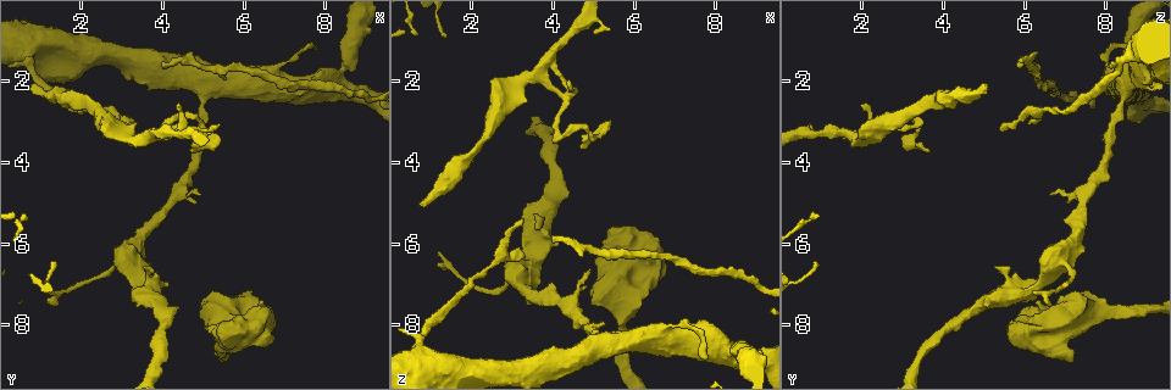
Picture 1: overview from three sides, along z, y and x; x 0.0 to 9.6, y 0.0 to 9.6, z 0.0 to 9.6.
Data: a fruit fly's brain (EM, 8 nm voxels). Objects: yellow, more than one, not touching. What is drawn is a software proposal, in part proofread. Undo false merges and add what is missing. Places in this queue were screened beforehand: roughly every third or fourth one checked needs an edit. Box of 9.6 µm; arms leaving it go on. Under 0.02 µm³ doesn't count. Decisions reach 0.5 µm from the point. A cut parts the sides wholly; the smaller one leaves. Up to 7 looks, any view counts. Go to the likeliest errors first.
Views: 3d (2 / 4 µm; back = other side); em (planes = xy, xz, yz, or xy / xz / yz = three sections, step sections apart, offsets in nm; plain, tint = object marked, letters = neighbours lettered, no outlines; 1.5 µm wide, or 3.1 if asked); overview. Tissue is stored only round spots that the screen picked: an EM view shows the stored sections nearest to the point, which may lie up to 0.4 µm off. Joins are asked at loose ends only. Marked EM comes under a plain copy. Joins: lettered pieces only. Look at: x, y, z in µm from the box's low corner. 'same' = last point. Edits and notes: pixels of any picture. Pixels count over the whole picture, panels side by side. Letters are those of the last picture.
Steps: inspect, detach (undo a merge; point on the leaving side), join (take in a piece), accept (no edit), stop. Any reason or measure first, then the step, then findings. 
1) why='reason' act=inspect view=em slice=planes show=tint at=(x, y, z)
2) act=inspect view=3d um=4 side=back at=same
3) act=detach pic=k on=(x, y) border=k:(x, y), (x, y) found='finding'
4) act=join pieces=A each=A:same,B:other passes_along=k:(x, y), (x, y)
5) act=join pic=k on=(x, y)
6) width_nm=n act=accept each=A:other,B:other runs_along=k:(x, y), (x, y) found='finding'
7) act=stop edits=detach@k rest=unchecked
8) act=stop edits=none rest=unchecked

why='free end' act=inspect view=em slice=xy step=8 show=letters at=(5.45, 3.10, 0.70)

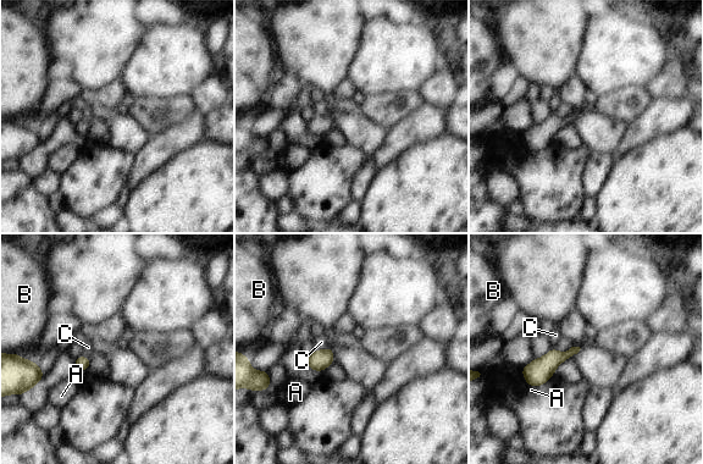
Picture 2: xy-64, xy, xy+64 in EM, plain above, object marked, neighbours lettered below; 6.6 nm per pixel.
act=inspect view=em slice=planes show=letters at=same

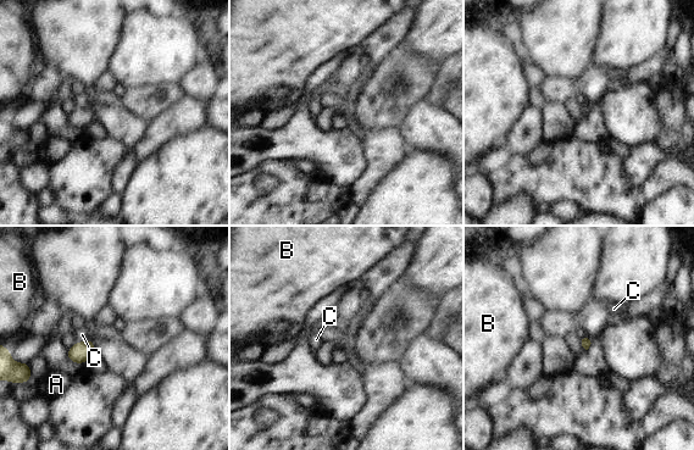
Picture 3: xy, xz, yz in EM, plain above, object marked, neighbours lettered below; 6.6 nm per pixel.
act=accept each=A:other,B:other,C:other border=3:(88, 338), (83, 342), (76, 342) found='none of them fits'

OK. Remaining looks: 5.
why='long arm stops here' act=inspect view=3d um=2 at=(0.75, 2.20, 5.00)

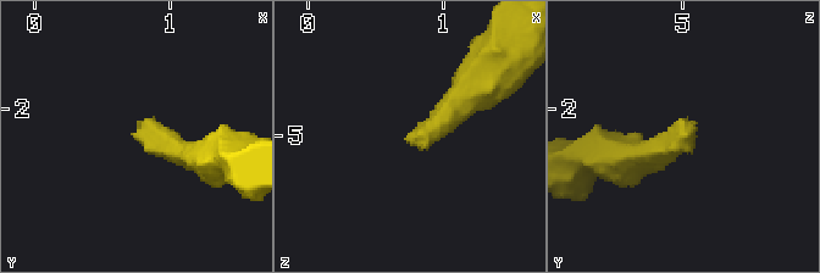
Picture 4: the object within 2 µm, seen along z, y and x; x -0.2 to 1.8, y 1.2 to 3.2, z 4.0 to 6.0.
why='need the tissue' act=inspect view=em slice=planes show=letters at=(0.76, 2.20, 4.96)

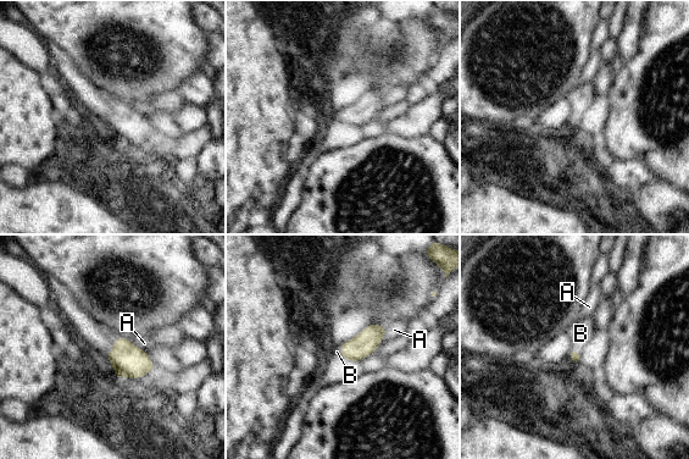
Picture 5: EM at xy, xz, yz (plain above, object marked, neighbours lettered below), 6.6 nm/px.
act=join pieces=B each=A:other,B:same passes_along=5:(573, 357), (576, 352), (581, 332) found='the cell continues'

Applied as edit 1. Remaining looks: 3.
act=inspect view=3d um=4 at=(6.50, 7.75, 5.90)

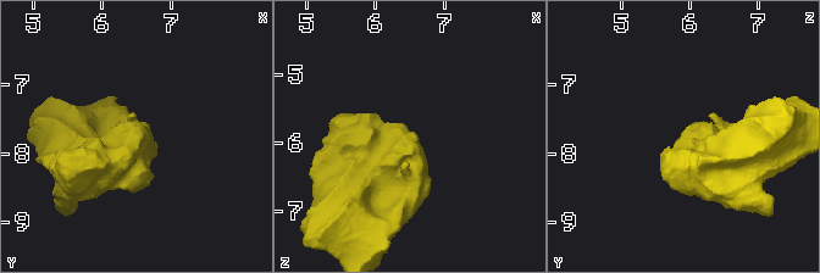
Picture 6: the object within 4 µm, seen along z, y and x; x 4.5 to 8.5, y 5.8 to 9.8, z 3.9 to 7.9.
why='need the tissue' act=inspect view=em slice=yz step=8 show=letters at=(6.55, 7.75, 5.85)

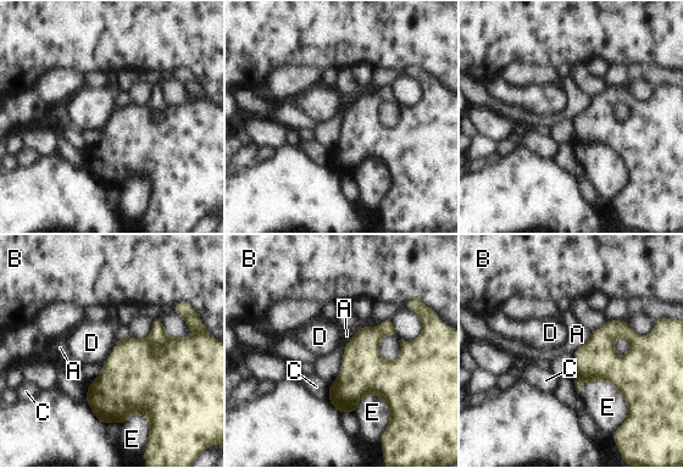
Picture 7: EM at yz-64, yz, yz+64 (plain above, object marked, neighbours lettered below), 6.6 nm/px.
why='another direction' act=inspect view=em slice=planes show=letters at=same

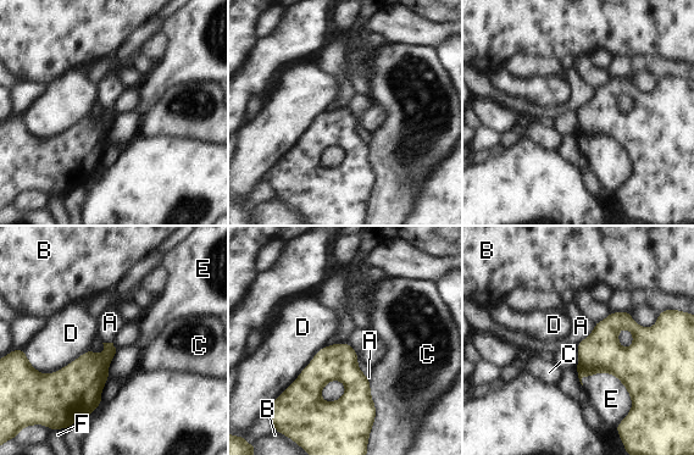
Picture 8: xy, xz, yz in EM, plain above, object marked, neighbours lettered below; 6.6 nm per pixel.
act=accept each=A:other,B:other,C:other,D:other,E:other,F:other border=8:(595, 323), (595, 327), (575, 345) found='no lettered piece goes on from it'

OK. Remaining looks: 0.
act=stop edits=join@5 rest=unchecked

